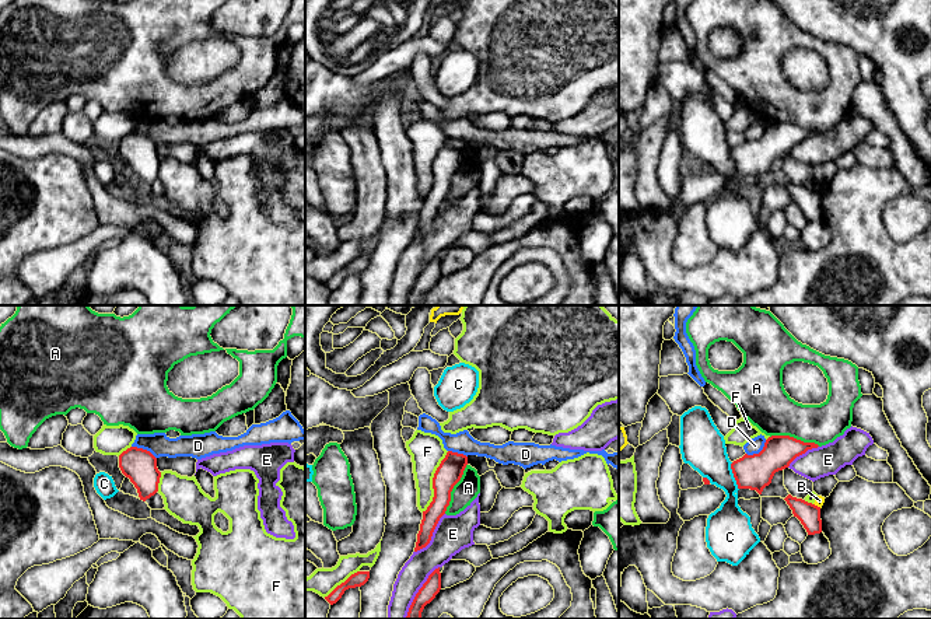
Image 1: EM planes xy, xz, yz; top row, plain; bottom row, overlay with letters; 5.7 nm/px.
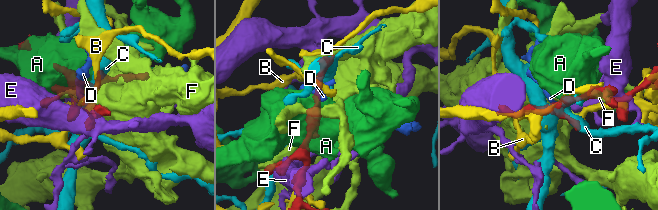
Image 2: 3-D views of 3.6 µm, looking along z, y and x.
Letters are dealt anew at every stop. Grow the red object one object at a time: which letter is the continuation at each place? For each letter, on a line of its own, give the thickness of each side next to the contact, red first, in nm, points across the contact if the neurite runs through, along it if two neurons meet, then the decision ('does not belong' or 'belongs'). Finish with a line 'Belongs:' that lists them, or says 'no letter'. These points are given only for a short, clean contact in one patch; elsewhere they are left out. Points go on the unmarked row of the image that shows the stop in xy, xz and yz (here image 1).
A: calibres 150 and 140 nm; does not belong
B: calibres 130 and 50 nm; does not belong
C: calibres 200 and 260 nm; border yz (731, 149), (731, 157), (738, 175); does not belong
D: calibres 200 and 90 nm; border yz (766, 126), (758, 139), (746, 140); does not belong
E: calibres 100 and 160 nm; does not belong
F: calibres 150 and 200 nm; does not belong
Belongs: no letter

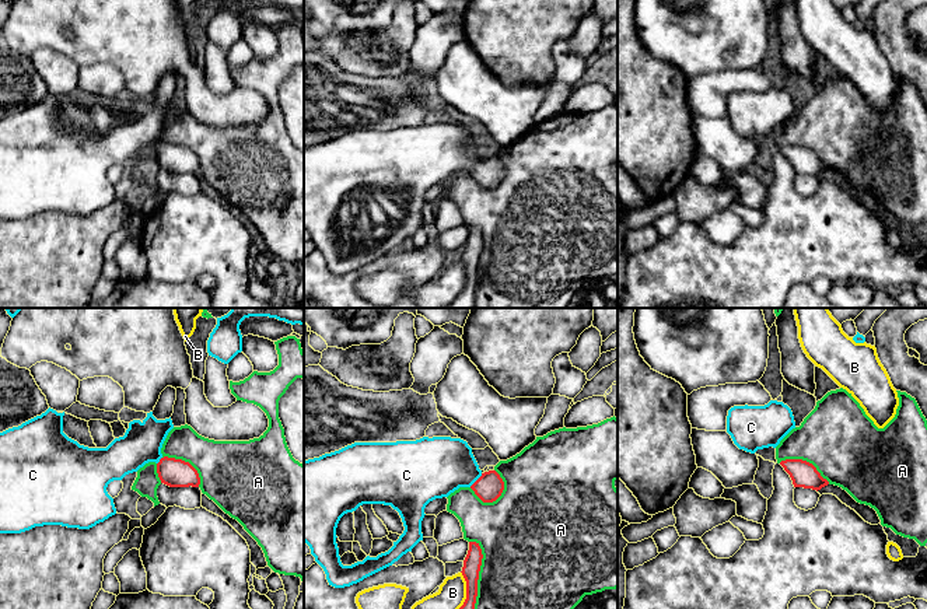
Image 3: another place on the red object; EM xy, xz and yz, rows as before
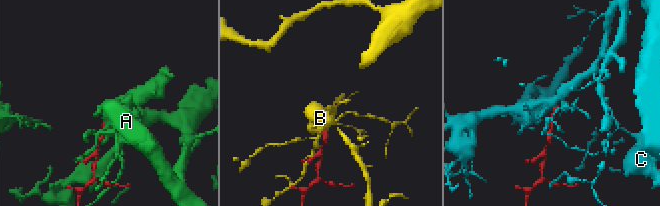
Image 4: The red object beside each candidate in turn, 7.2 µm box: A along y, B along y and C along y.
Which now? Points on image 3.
A: calibres 130 and 500 nm; does not belong
B: calibres 140 and 190 nm; border xz (461, 258), (465, 266), (465, 287), (445, 307); does not belong
C: calibres 160 and 340 nm; way xz (489, 172), (476, 167), (455, 153), (437, 153); belongs
Belongs: C

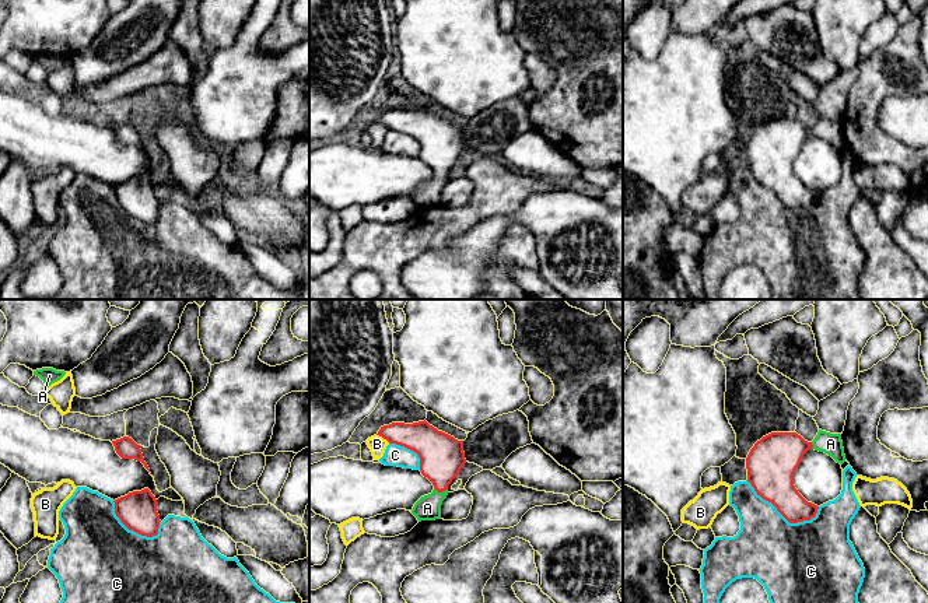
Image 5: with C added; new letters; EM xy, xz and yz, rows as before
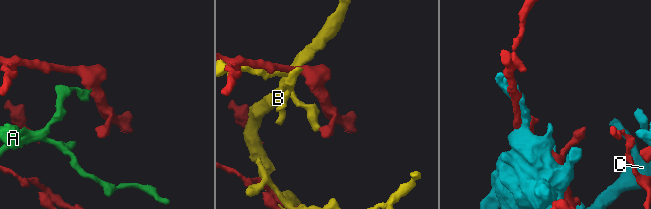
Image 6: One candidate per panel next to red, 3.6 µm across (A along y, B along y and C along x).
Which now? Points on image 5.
A: calibres 260 and 140 nm; way xz (441, 143), (441, 178), (427, 195); belongs
B: calibres 180 and 100 nm; does not belong
C: calibres 260 and 400 nm; does not belong
Belongs: A

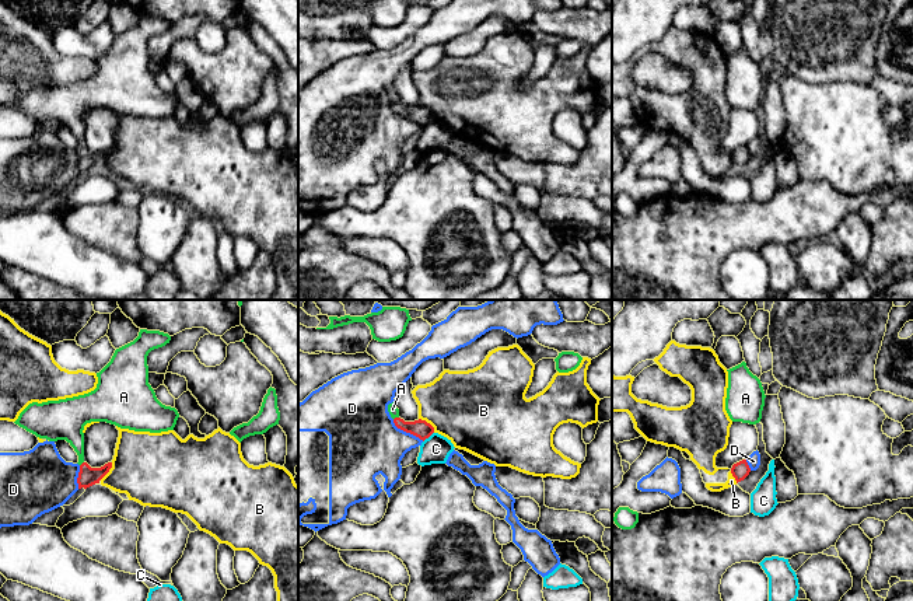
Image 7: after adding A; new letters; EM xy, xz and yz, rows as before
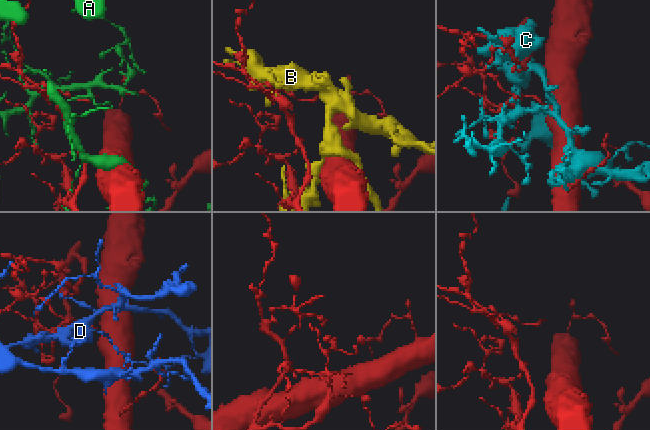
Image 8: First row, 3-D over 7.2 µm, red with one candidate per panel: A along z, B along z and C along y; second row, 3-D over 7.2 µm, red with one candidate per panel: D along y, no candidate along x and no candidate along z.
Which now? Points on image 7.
A: calibres 100 and 60 nm; does not belong
B: calibres 100 and 440 nm; does not belong
C: calibres 100 and 160 nm; does not belong
D: calibres 100 and 400 nm; does not belong
Belongs: no letter

